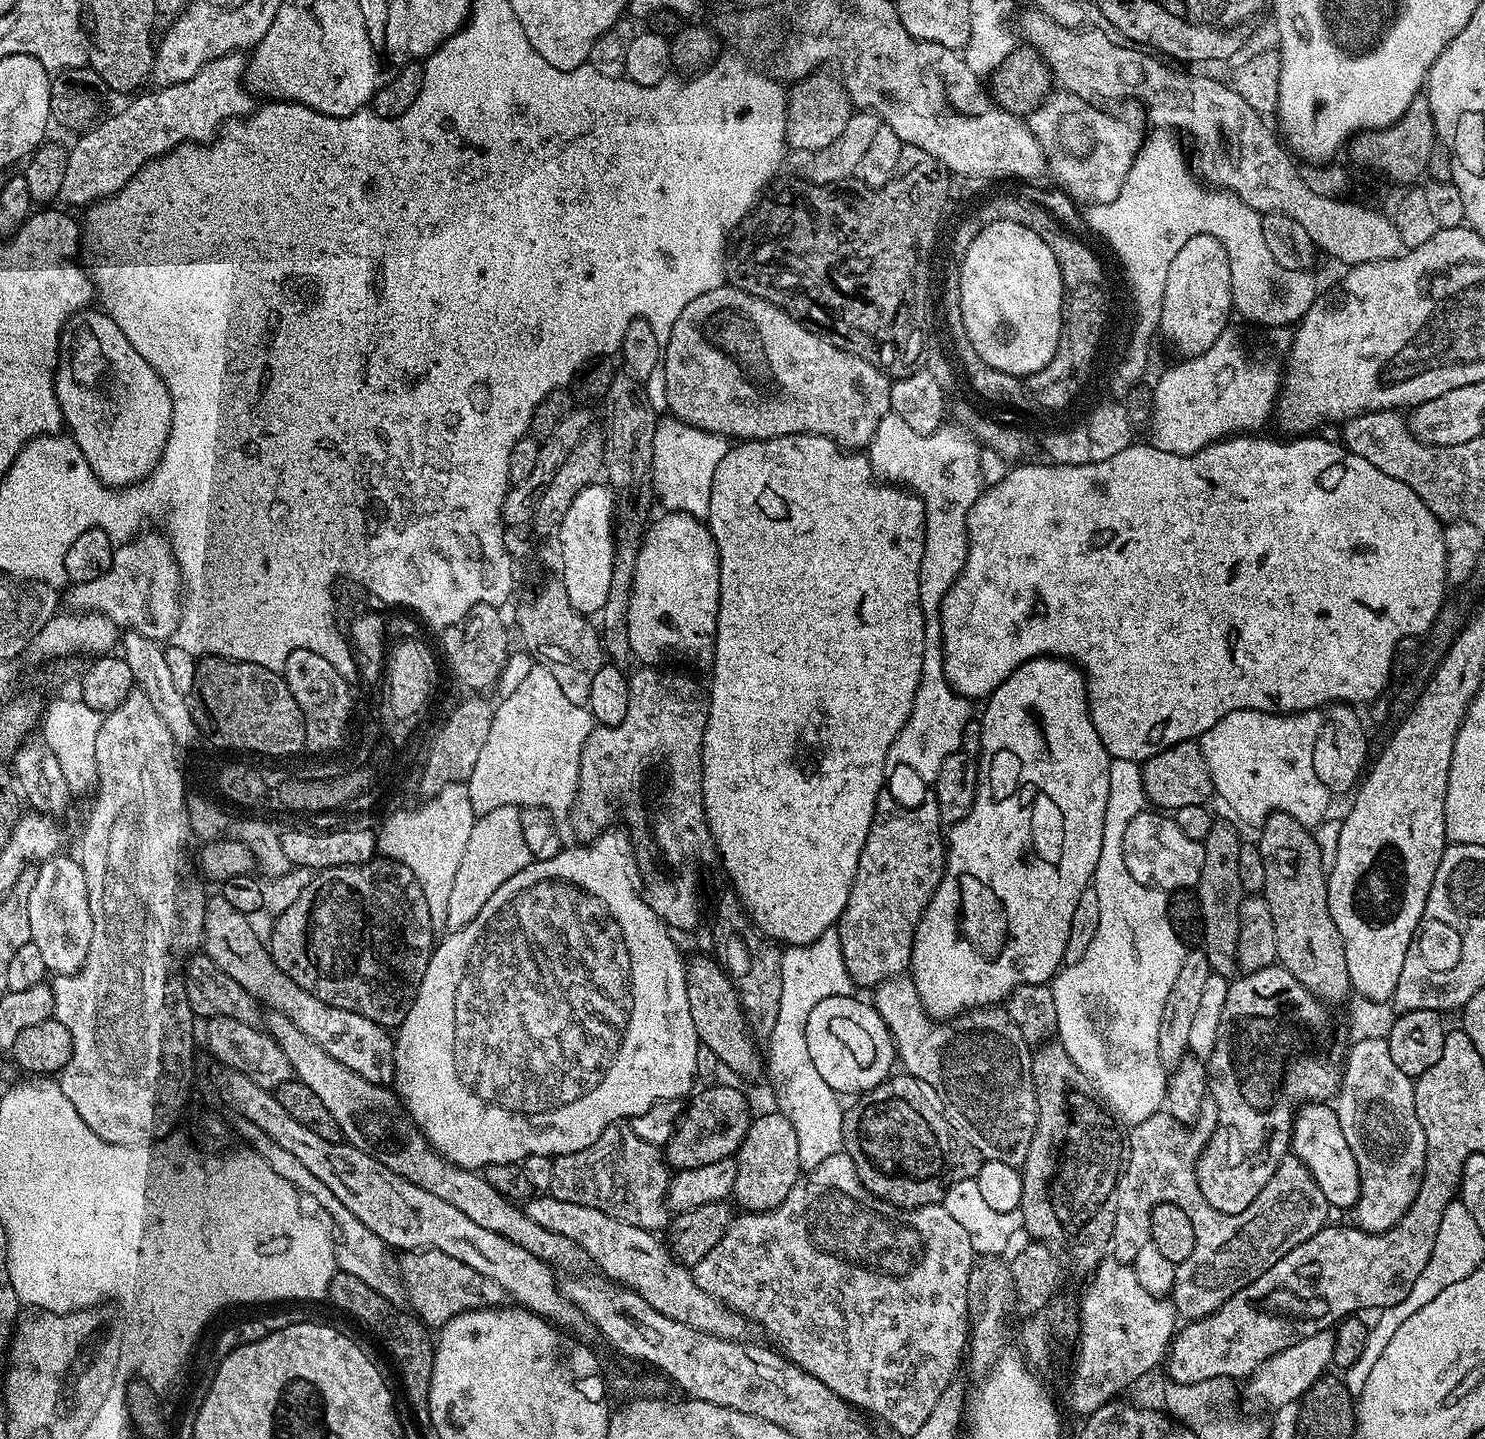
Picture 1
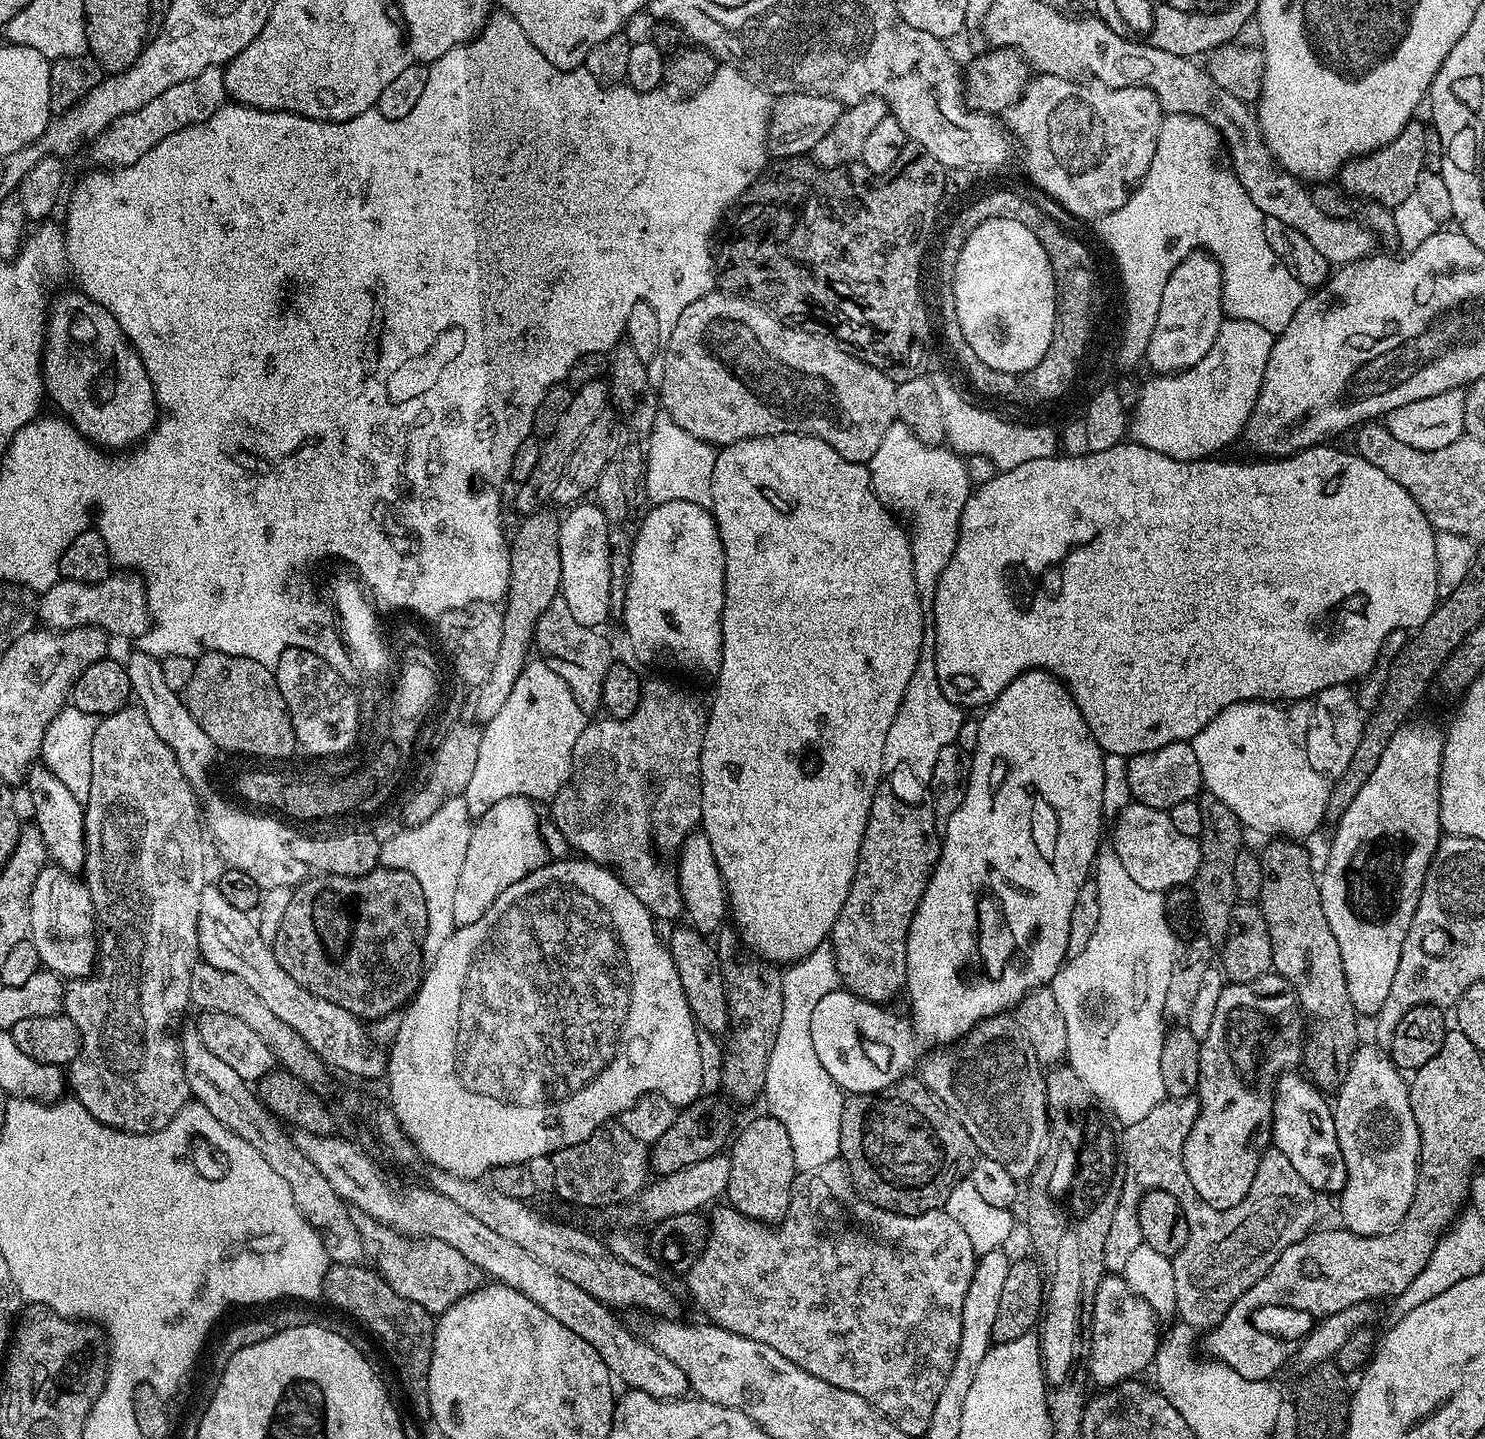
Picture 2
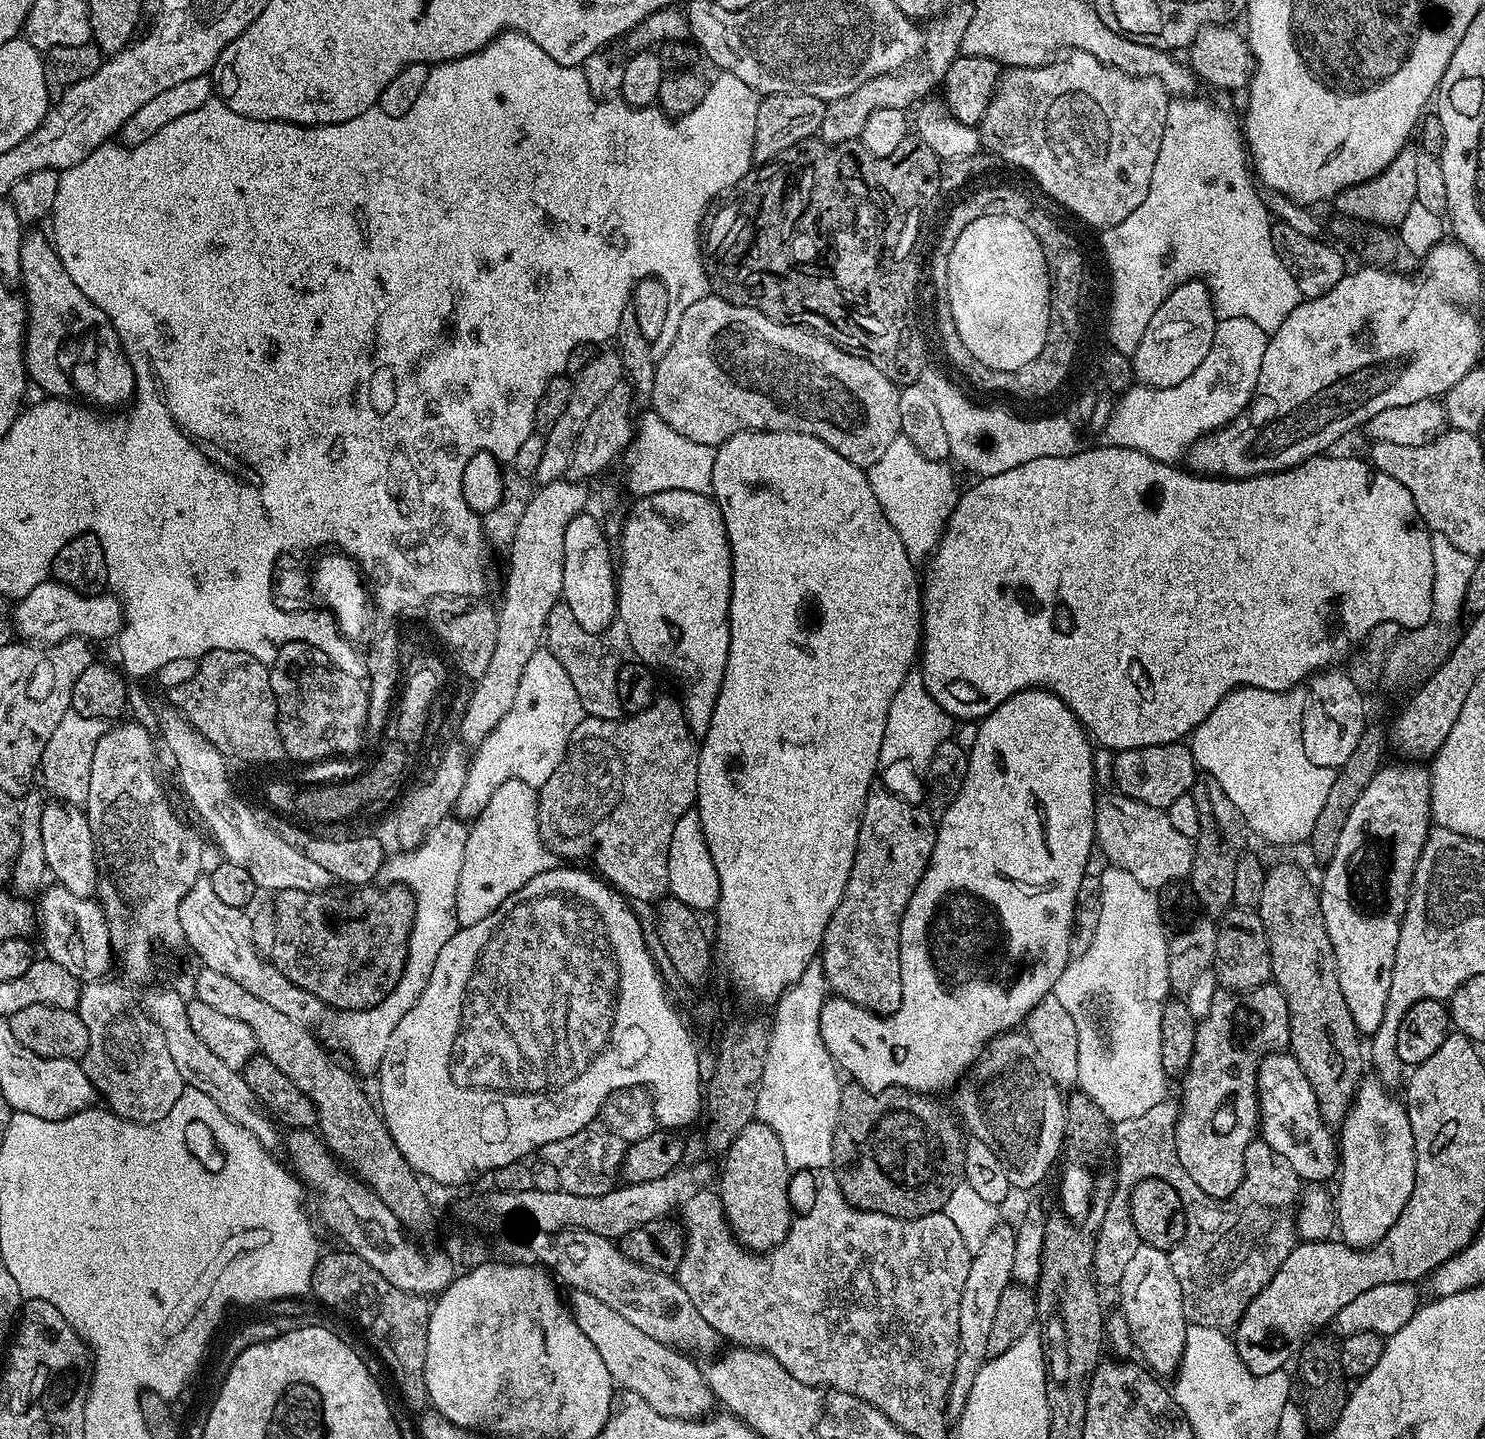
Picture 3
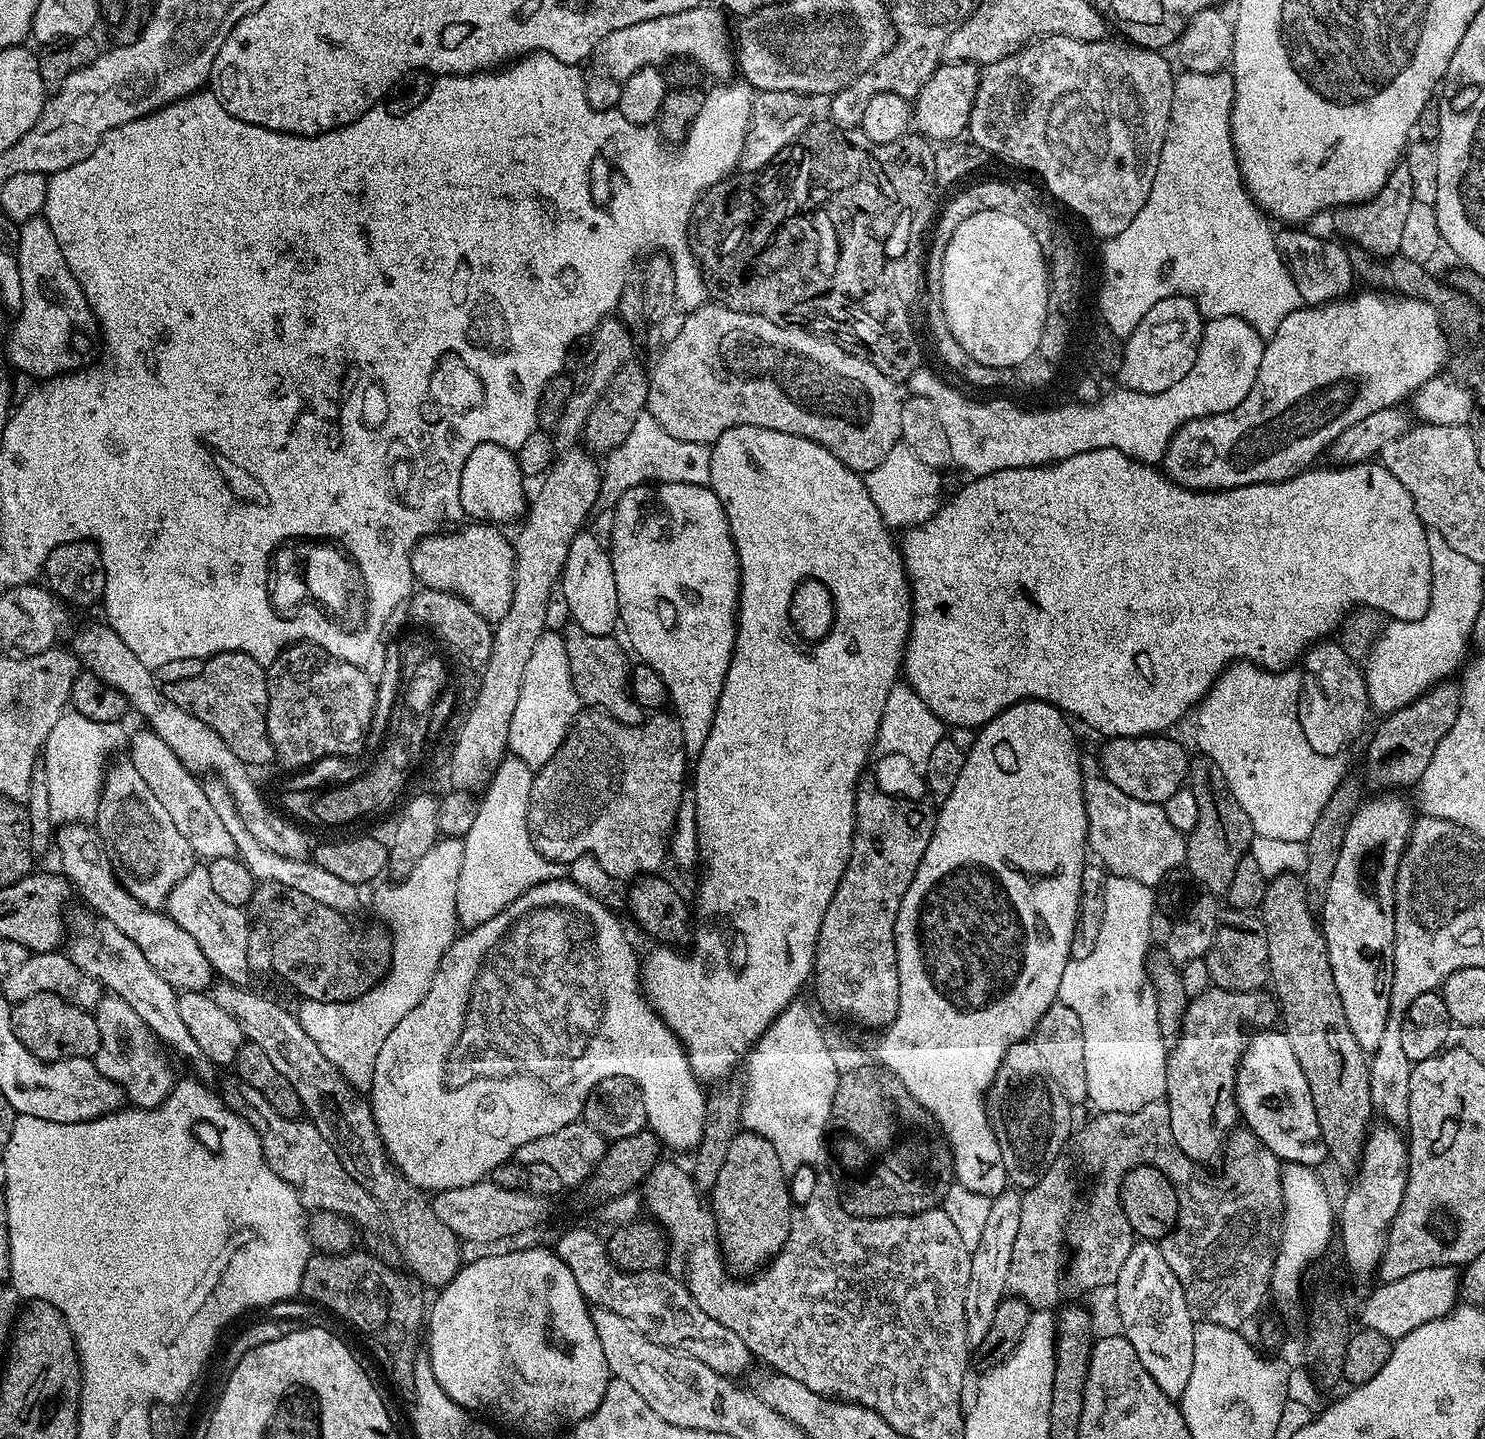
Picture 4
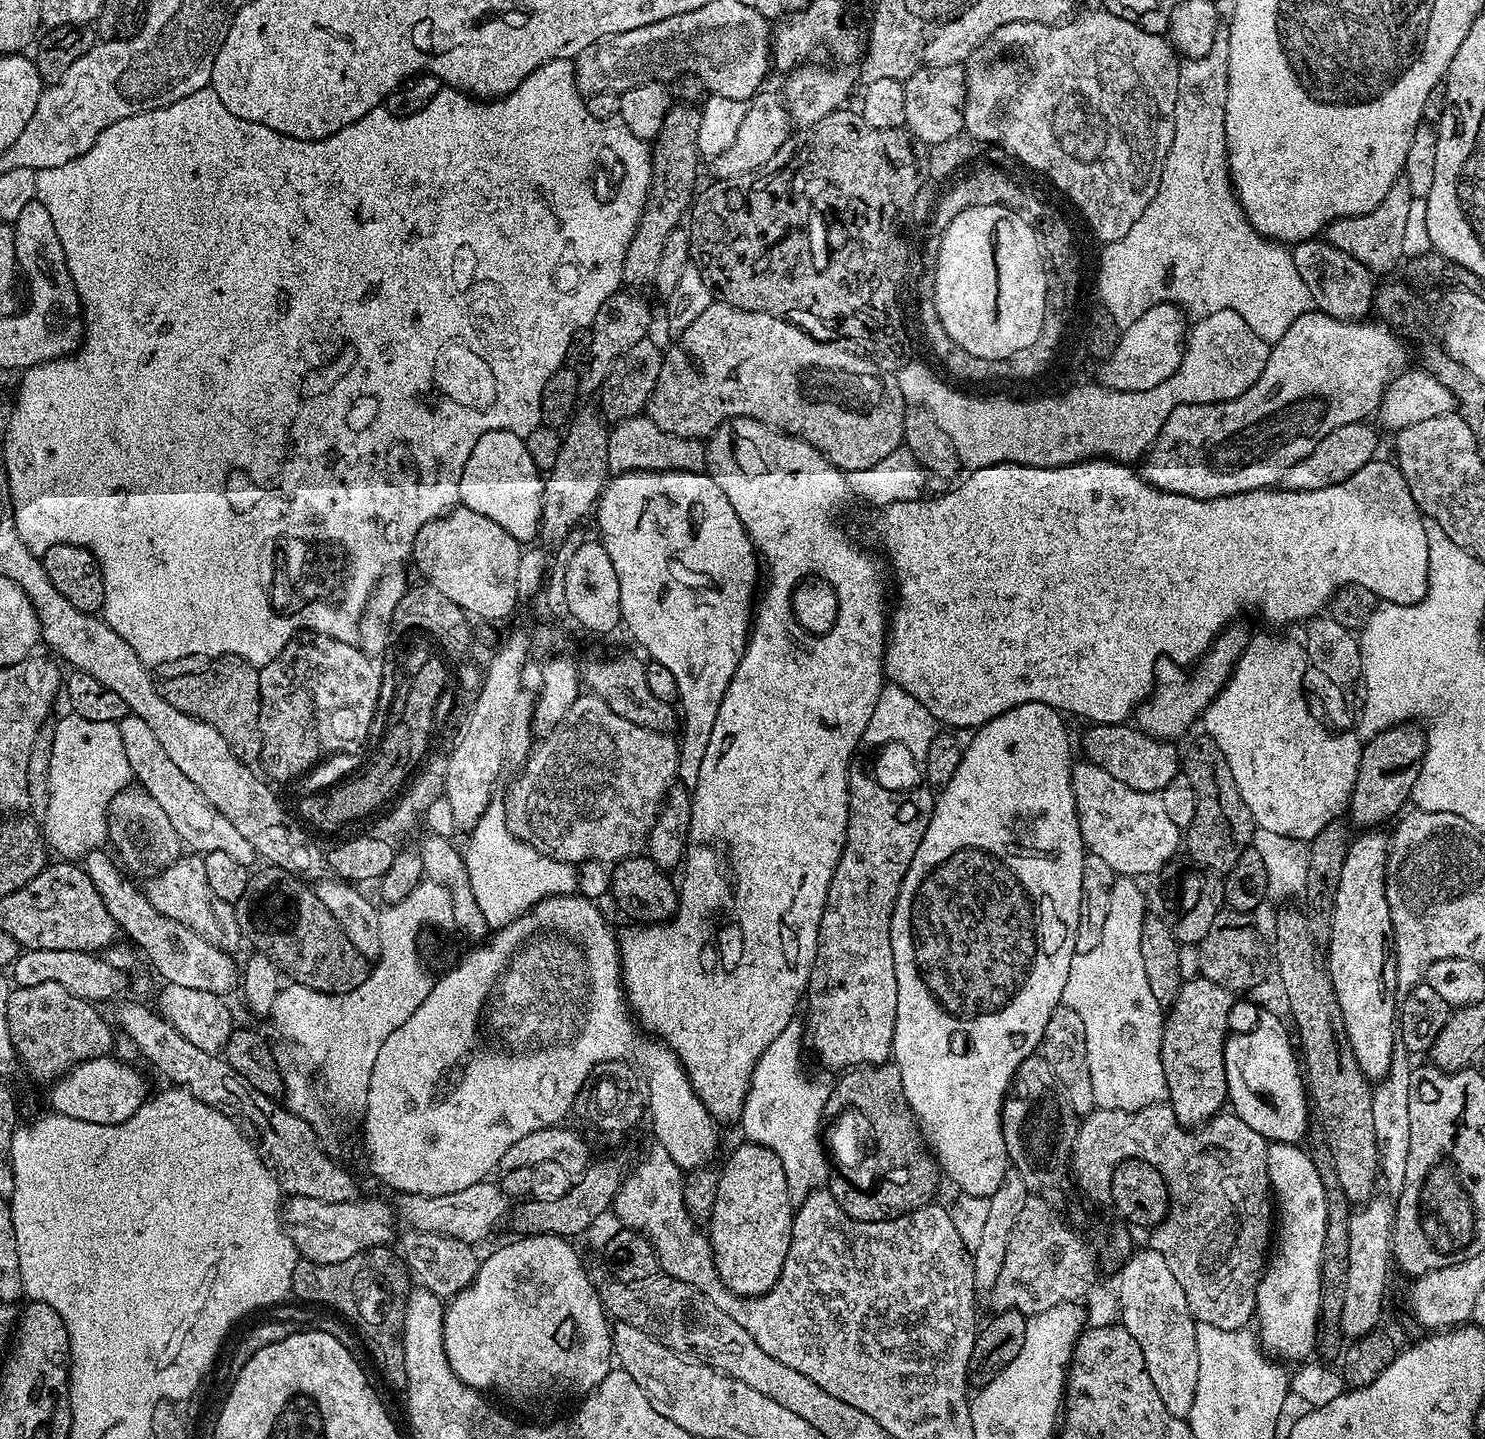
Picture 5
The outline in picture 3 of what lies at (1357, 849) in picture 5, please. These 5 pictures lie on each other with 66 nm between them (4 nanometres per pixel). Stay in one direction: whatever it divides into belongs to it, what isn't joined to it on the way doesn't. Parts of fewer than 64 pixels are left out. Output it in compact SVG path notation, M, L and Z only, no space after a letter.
M1408 762L1412 764L1385 763L1374 774L1370 786L1362 790L1362 798L1354 802L1354 810L1350 810L1350 818L1346 818L1346 826L1342 826L1342 834L1338 837L1338 850L1326 861L1328 868L1324 872L1324 881L1319 881L1320 905L1322 918L1326 922L1326 934L1330 934L1330 942L1334 946L1334 958L1338 970L1338 986L1342 986L1342 998L1346 998L1346 1006L1350 1006L1350 1018L1354 1018L1354 1026L1362 1034L1371 1034L1382 1026L1382 1014L1386 1010L1386 994L1390 994L1390 974L1394 970L1394 950L1398 950L1398 934L1400 923L1404 917L1404 903L1408 900L1410 886L1414 878L1414 866L1418 866L1418 858L1422 854L1422 846L1428 837L1429 828L1433 827L1432 807L1430 806L1431 771L1423 763Z

